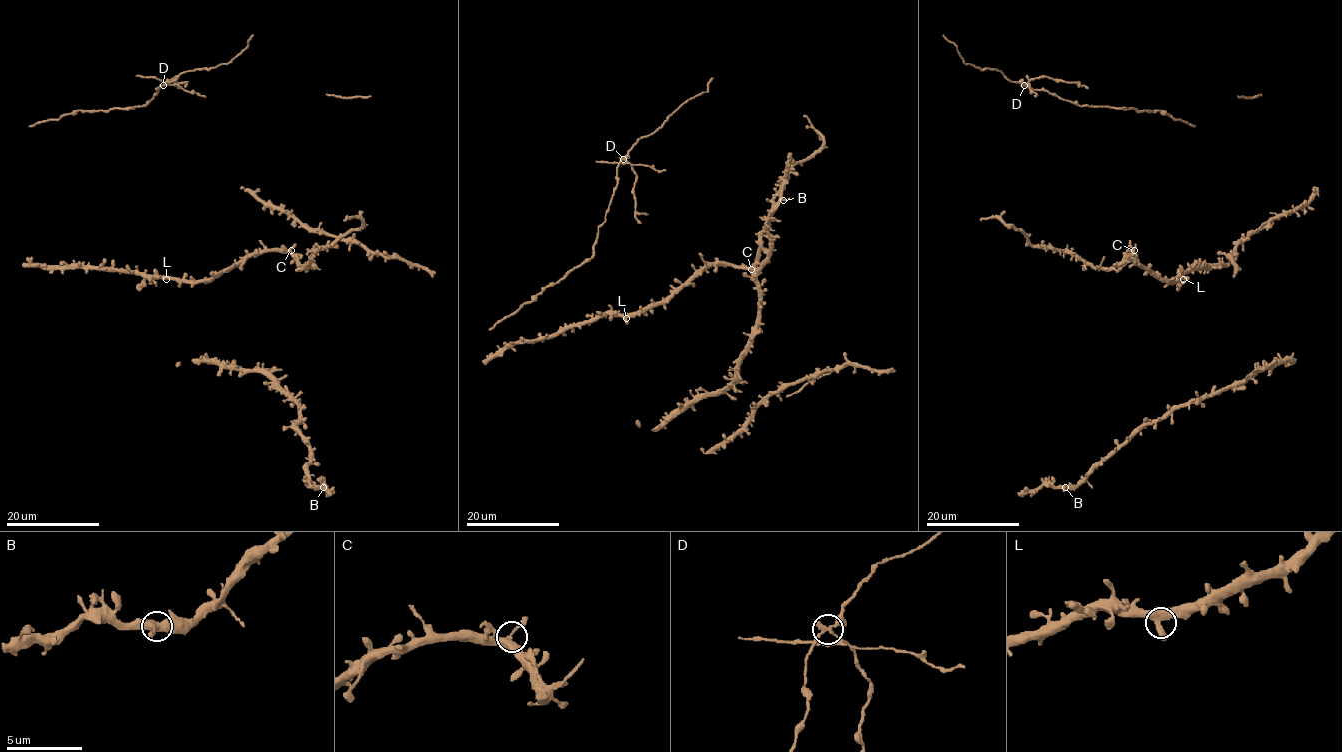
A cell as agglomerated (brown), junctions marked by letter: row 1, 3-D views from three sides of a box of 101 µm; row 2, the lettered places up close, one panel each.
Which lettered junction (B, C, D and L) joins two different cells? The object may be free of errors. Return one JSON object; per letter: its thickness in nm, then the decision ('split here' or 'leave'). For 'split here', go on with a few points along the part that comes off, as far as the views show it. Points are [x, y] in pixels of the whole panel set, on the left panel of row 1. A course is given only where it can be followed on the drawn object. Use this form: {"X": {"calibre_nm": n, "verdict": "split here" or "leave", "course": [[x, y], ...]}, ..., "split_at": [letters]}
{"B": {"calibre_nm": 320, "verdict": "leave"}, "C": {"calibre_nm": 340, "verdict": "leave"}, "D": {"calibre_nm": 240, "verdict": "split here", "course": [[164, 86], [176, 76], [173, 80], [175, 86], [181, 88]]}, "L": {"calibre_nm": 440, "verdict": "leave"}, "split_at": ["D"]}

